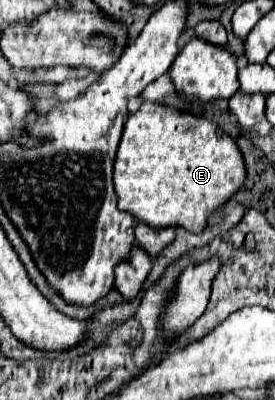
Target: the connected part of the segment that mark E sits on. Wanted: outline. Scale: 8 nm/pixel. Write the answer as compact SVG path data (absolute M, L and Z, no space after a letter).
M144 101L140 109L128 117L114 161L114 189L118 195L118 209L132 213L136 219L152 227L180 225L190 233L202 233L208 227L208 217L222 207L244 181L246 165L236 141L206 117L152 101Z

